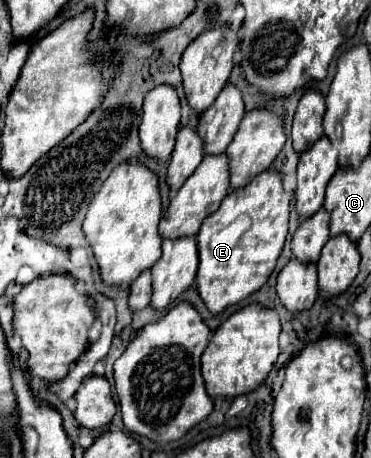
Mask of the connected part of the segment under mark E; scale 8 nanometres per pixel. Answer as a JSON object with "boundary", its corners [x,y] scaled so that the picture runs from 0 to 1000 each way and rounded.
{"boundary":[[[714,371],[660,410],[628,410],[590,459],[553,476],[531,511],[531,633],[569,686],[590,686],[612,668],[650,659],[720,616],[768,533],[779,454],[784,424],[768,415],[757,380]]]}

